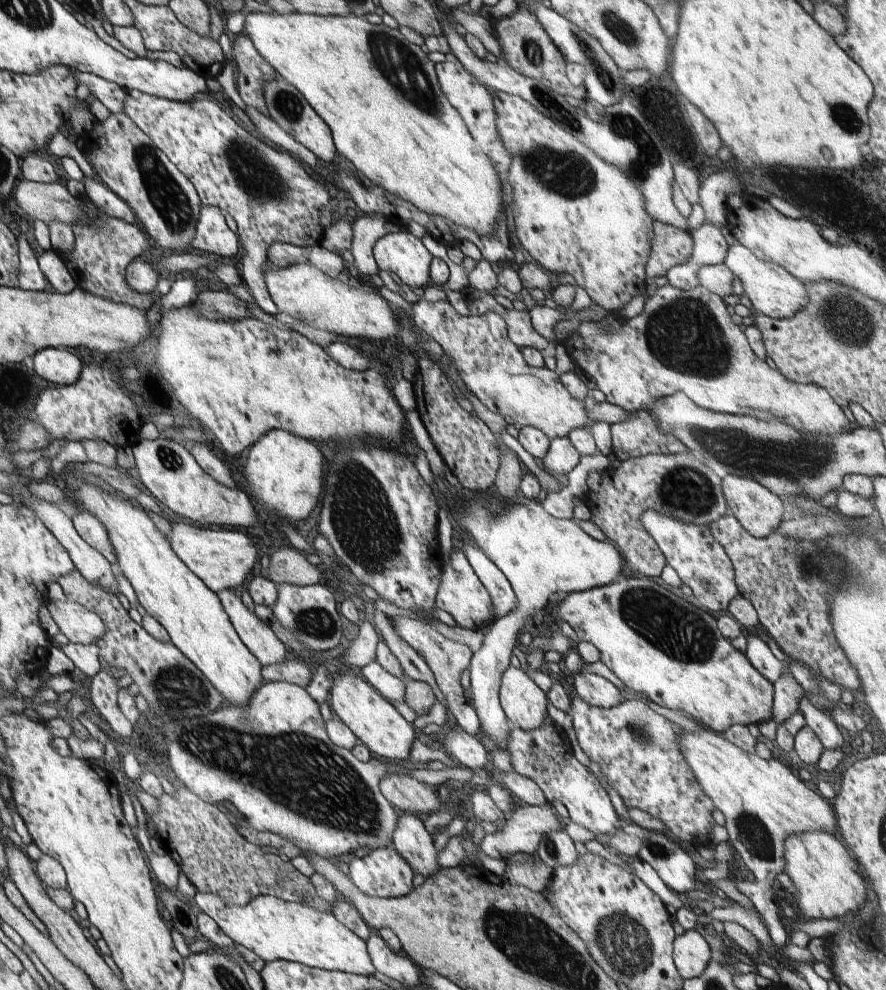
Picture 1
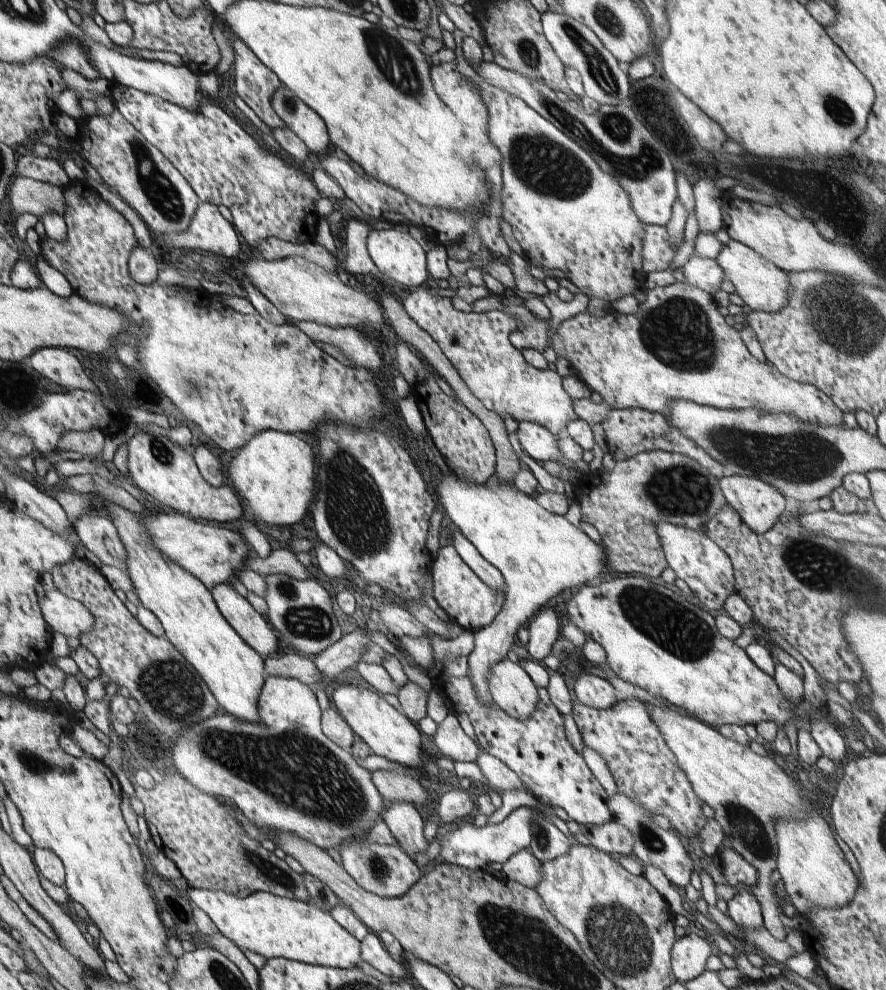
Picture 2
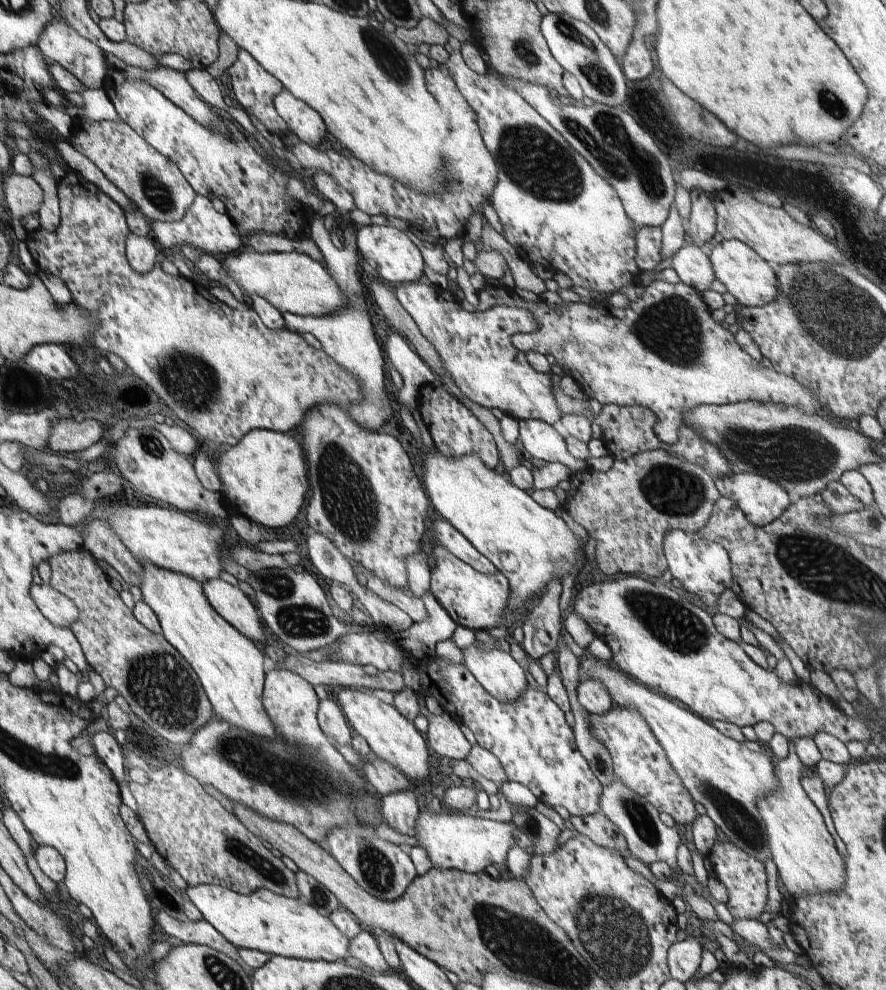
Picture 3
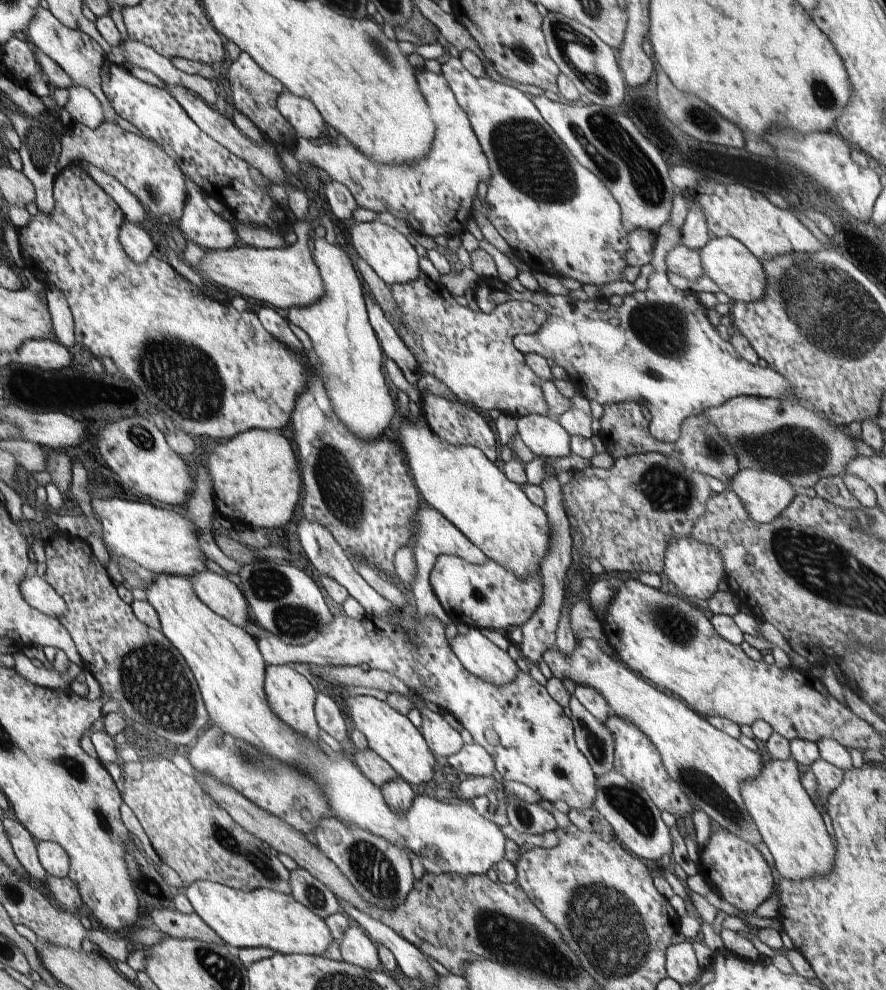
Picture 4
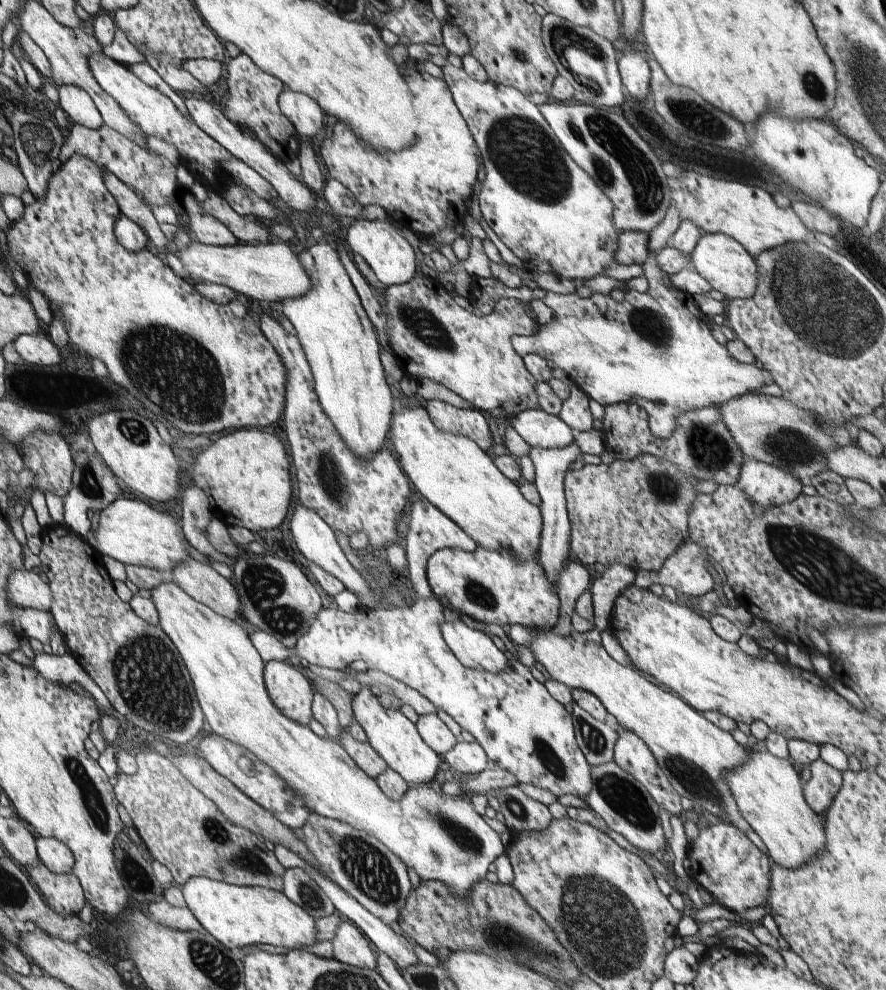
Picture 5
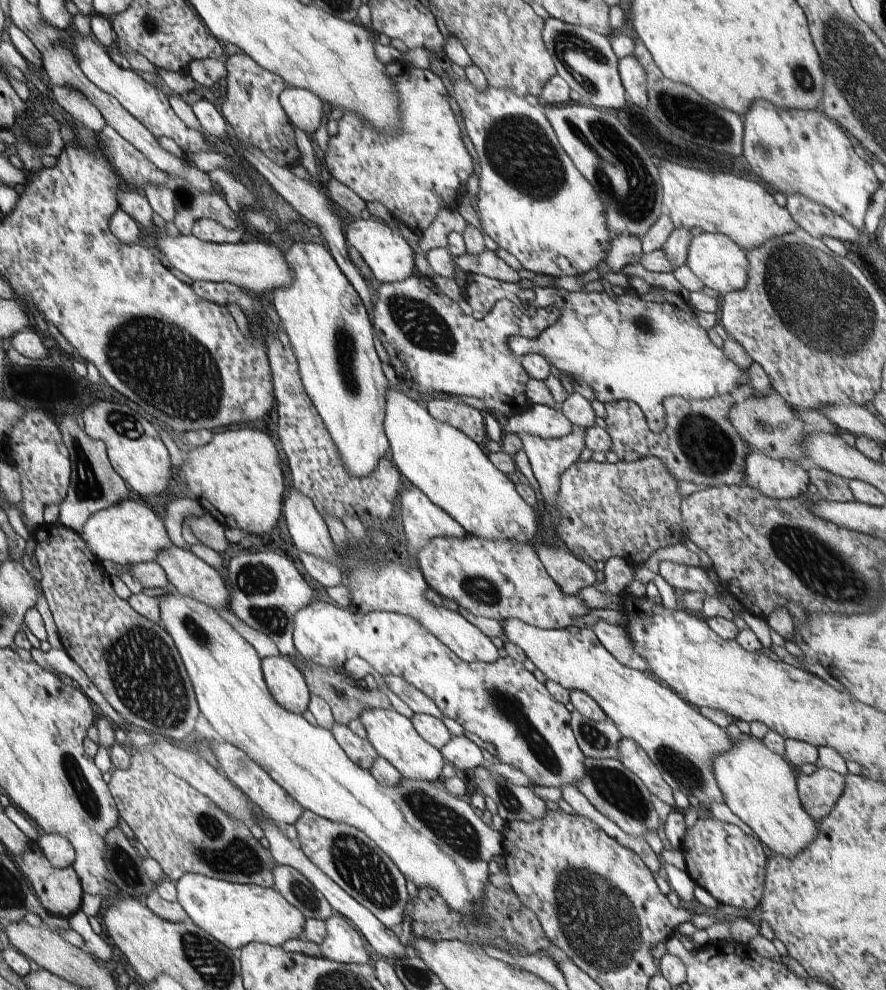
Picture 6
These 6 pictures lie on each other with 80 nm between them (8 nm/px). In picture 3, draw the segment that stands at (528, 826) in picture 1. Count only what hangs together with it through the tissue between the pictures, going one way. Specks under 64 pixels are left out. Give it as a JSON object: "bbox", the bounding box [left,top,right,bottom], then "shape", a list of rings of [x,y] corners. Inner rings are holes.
{"bbox":[415,805,519,873],"shape":[[[430,805],[425,812],[420,812],[415,825],[415,836],[420,847],[426,849],[431,863],[439,869],[458,869],[467,873],[479,873],[488,868],[490,864],[505,864],[509,850],[515,845],[514,832],[519,828],[511,819],[508,822],[493,821],[490,819],[480,819],[474,816],[473,811],[458,813],[442,809],[440,814],[434,814]]]}

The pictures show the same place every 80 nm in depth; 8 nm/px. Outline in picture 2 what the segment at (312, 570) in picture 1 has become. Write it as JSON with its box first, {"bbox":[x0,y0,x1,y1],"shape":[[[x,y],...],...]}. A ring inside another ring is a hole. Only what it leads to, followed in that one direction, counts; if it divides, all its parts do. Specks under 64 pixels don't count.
{"bbox":[247,548,310,581],"shape":[[[291,548],[272,550],[265,558],[256,556],[248,560],[247,568],[261,574],[263,577],[270,575],[288,575],[296,580],[303,581],[310,578],[308,567],[304,566],[296,557]]]}

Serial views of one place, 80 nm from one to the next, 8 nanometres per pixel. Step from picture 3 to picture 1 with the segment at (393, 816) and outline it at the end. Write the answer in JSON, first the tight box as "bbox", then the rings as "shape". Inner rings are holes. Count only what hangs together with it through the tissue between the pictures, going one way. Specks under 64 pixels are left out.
{"bbox":[393,813,441,877],"shape":[[[398,813],[399,819],[393,832],[393,848],[412,867],[414,874],[432,877],[441,867],[434,836],[425,824],[412,813]]]}

